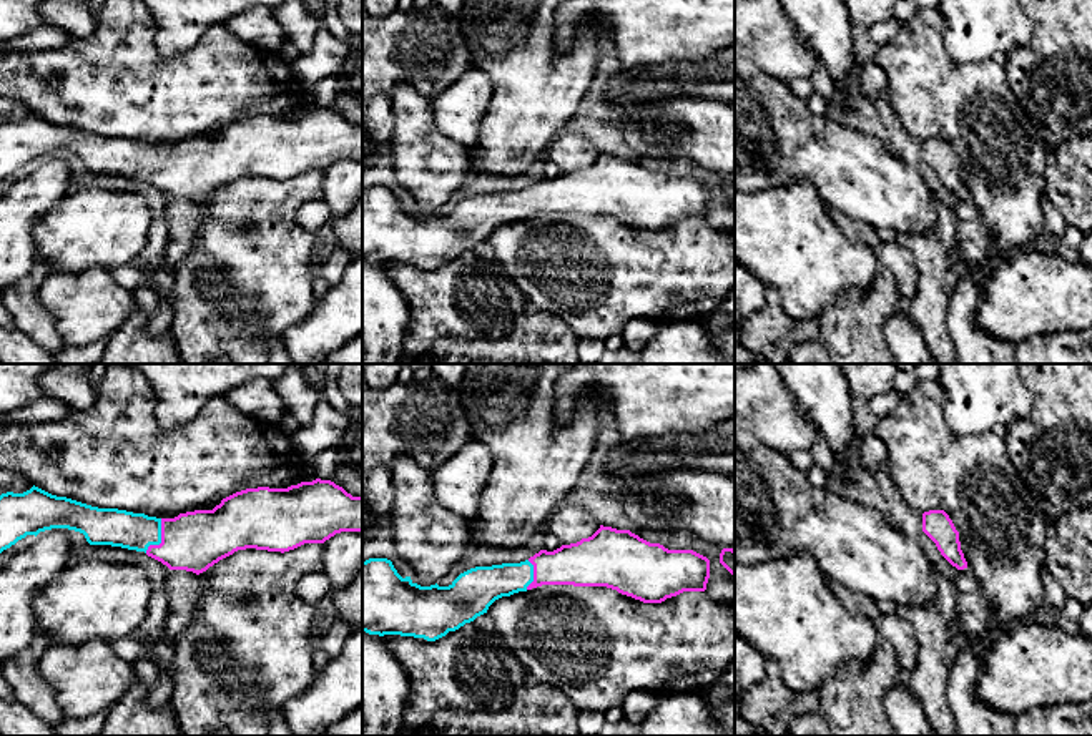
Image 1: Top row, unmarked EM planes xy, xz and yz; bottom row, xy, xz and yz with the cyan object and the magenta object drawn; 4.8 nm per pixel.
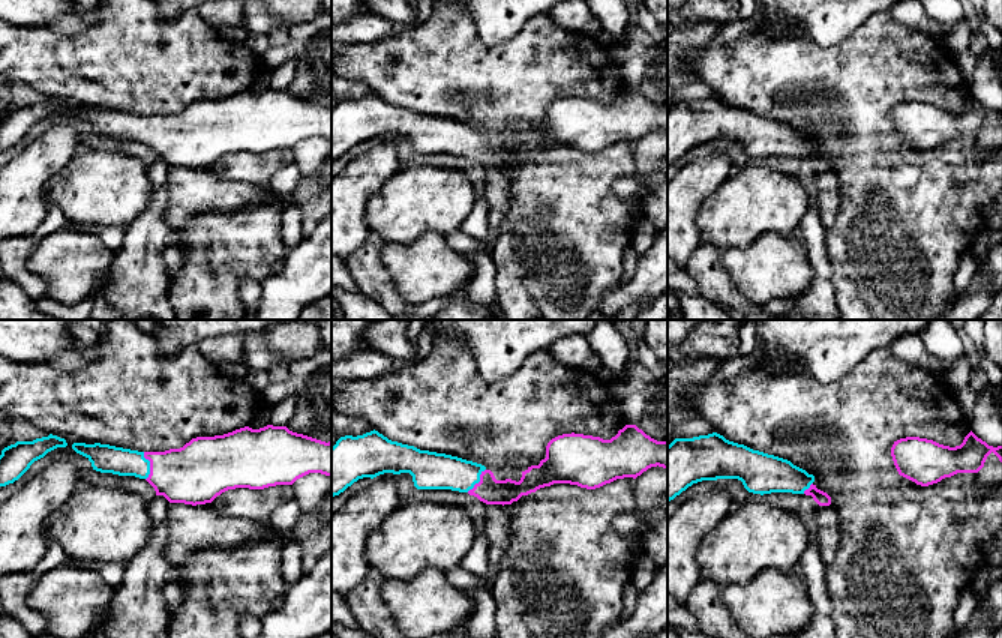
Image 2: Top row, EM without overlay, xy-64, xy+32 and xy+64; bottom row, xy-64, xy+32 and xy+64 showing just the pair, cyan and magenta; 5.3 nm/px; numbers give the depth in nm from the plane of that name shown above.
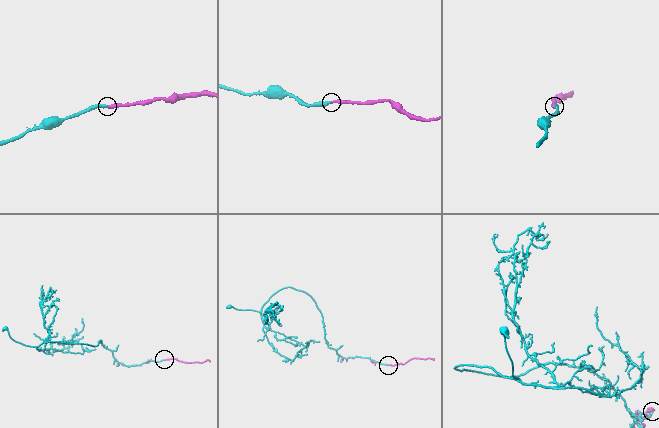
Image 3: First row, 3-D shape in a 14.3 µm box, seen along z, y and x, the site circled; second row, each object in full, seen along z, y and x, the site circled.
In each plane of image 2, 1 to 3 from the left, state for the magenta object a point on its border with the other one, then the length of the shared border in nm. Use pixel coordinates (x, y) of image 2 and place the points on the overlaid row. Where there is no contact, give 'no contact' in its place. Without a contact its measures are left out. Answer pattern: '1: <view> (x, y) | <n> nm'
1: xy-64 (149, 466) | 150 nm
2: xy+32 (479, 481) | 160 nm
3: xy+64 (807, 488) | 80 nm

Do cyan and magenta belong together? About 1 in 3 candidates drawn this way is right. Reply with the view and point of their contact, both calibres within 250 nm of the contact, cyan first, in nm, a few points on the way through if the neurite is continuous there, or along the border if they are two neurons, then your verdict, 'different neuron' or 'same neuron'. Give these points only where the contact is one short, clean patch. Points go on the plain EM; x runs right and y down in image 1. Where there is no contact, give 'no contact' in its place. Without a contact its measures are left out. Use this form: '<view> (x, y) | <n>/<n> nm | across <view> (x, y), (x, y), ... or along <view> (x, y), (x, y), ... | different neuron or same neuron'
xy (160, 166) | 180/280 nm | same neuron

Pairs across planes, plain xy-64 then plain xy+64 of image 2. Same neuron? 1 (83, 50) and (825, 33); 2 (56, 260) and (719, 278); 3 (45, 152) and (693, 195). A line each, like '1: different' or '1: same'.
1: different
2: different
3: same

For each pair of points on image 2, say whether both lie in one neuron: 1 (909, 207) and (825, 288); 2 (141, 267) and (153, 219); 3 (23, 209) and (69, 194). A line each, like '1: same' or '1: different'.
1: different
2: same
3: different

